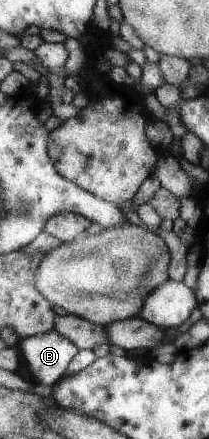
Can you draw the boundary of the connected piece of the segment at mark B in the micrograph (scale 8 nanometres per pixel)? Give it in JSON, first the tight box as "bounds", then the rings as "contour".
{"bounds":[17,330,80,387],"contour":[[[55,330],[23,337],[17,348],[29,367],[33,382],[41,387],[55,386],[66,375],[71,361],[80,351],[75,343]]]}

